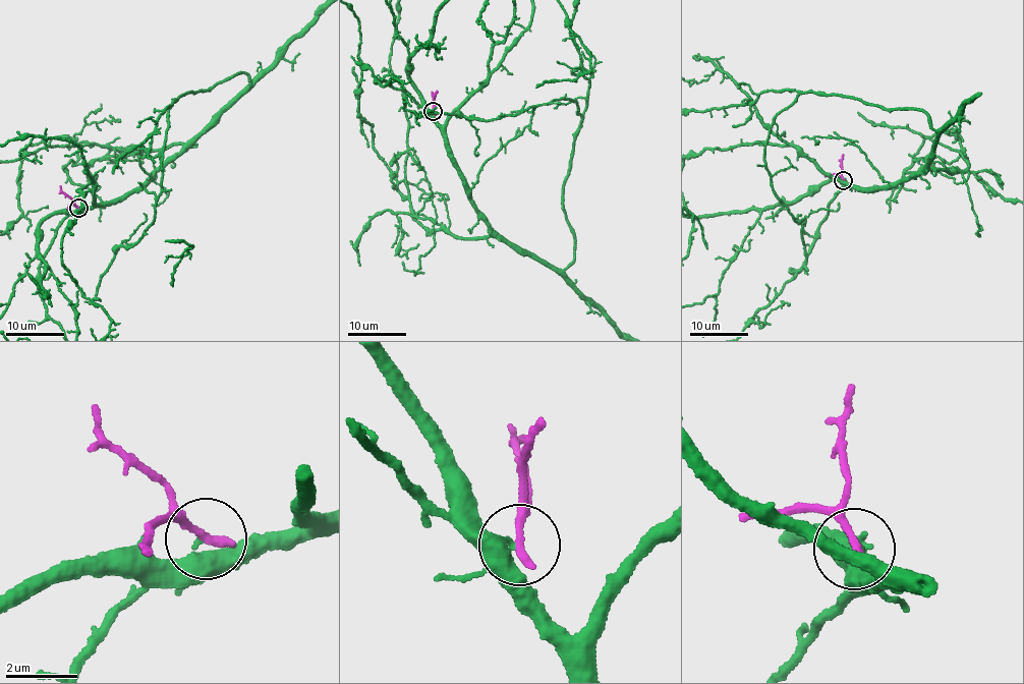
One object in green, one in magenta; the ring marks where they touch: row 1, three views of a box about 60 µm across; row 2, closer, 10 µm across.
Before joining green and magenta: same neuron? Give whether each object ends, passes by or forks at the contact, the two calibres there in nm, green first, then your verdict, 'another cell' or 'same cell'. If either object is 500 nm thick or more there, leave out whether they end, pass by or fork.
green ends there; magenta ends there; 280 nm thick on the green side, 280 nm on the other; another cell

